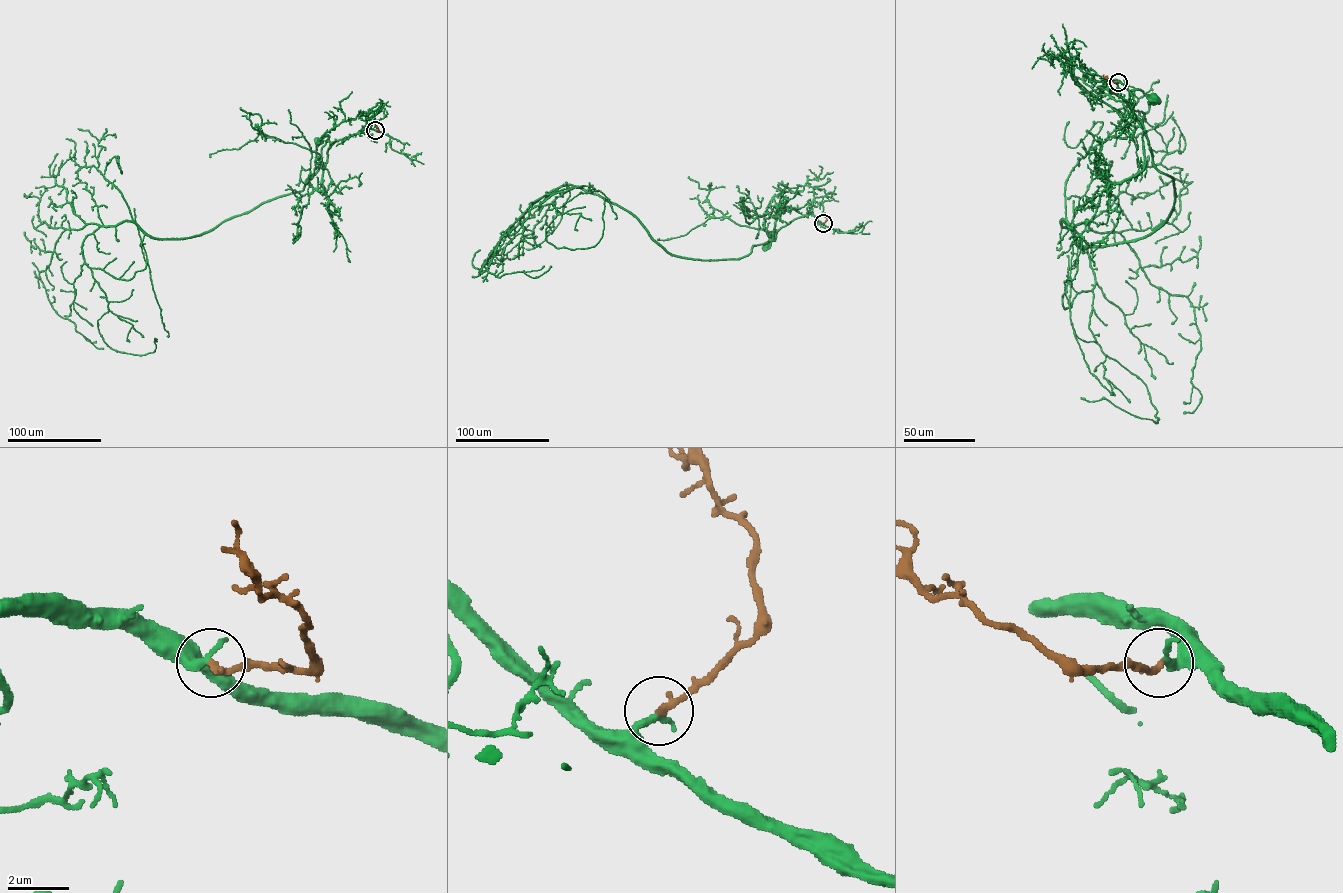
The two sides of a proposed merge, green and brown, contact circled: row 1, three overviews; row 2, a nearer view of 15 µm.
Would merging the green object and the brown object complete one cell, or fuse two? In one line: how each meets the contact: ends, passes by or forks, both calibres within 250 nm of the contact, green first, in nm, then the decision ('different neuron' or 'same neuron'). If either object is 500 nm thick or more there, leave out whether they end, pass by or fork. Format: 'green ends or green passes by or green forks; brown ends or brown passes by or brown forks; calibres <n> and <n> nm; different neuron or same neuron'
green ends; brown ends; calibres 280 and 240 nm; same neuron

